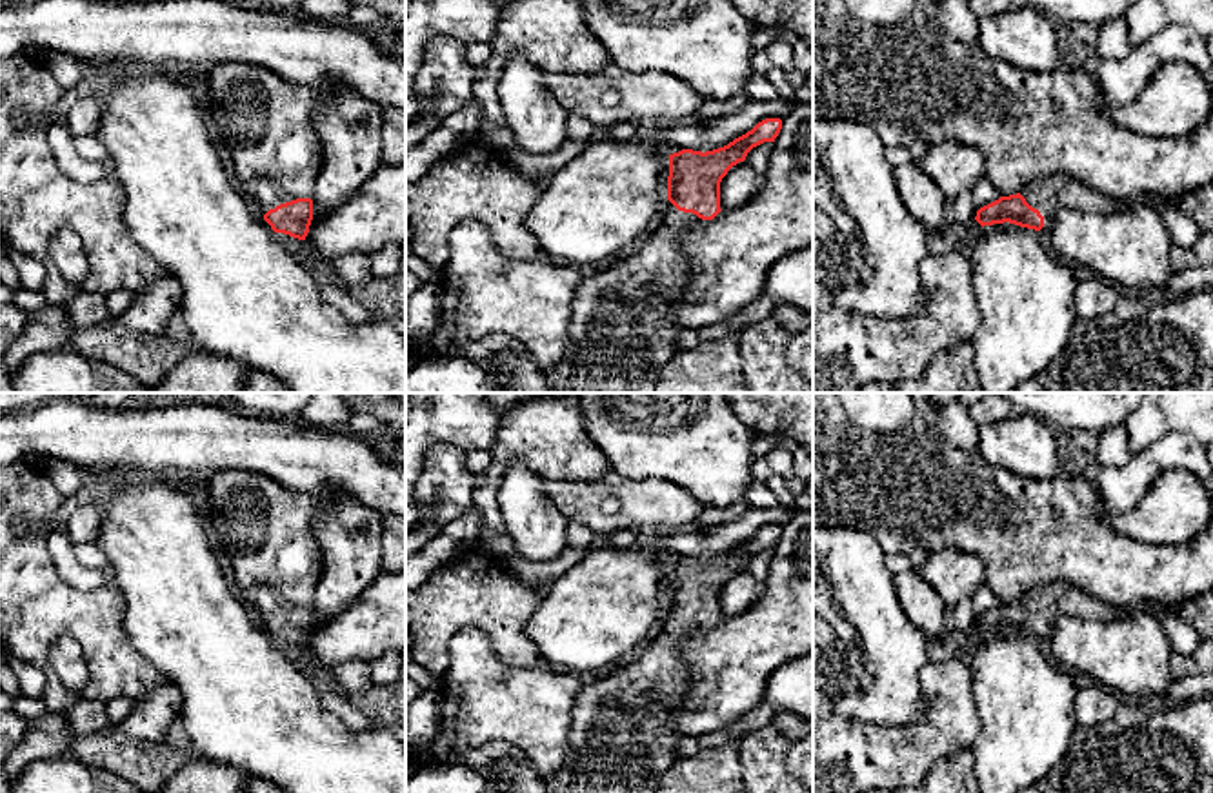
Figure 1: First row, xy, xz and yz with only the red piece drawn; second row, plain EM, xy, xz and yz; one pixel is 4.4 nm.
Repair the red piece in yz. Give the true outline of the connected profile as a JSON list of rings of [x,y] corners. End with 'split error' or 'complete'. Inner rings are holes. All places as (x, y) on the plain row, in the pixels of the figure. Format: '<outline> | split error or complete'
[[[1046,584],[1029,591],[1022,600],[1000,604],[980,615],[975,627],[982,635],[1009,629],[1040,638],[1060,617],[1109,620],[1144,611],[1160,618],[1169,609],[1177,611],[1177,606],[1140,602],[1129,609],[1118,609],[1089,597],[1078,587]]] | split error

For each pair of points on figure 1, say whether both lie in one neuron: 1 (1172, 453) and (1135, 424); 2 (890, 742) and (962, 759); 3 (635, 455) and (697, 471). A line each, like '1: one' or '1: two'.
1: two
2: two
3: one

